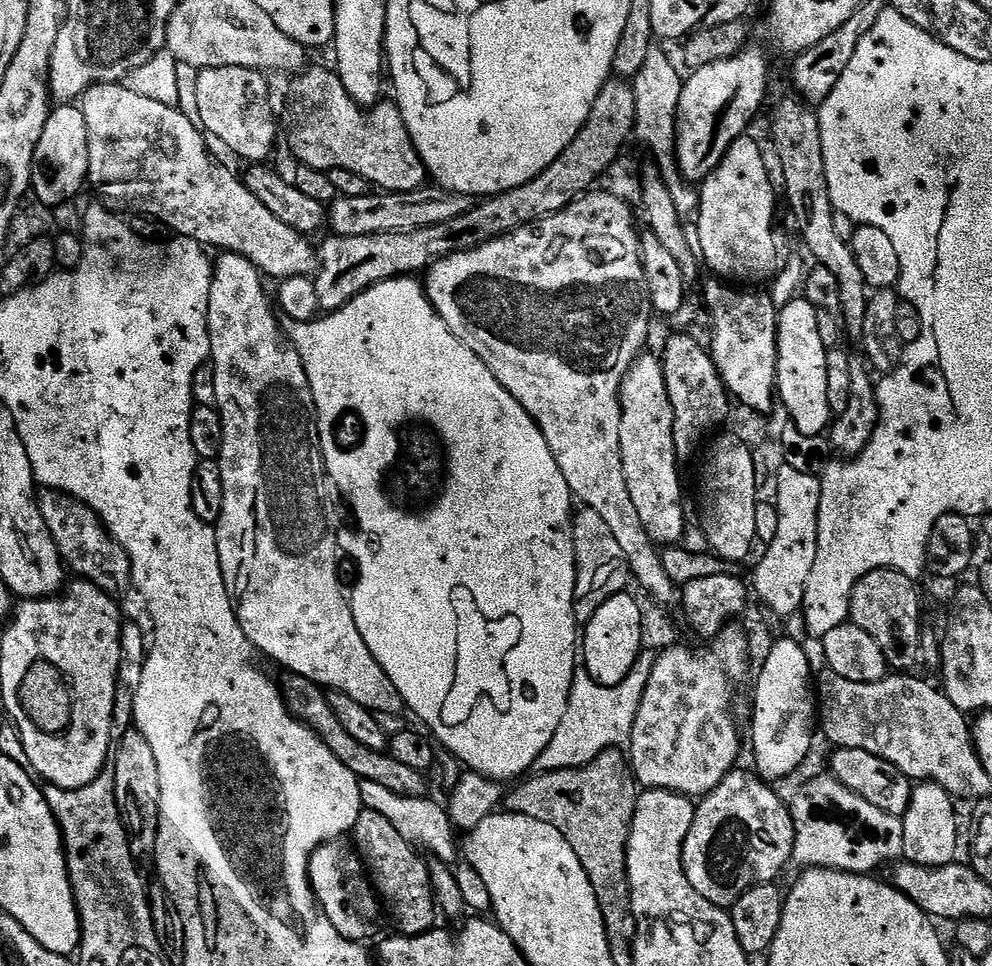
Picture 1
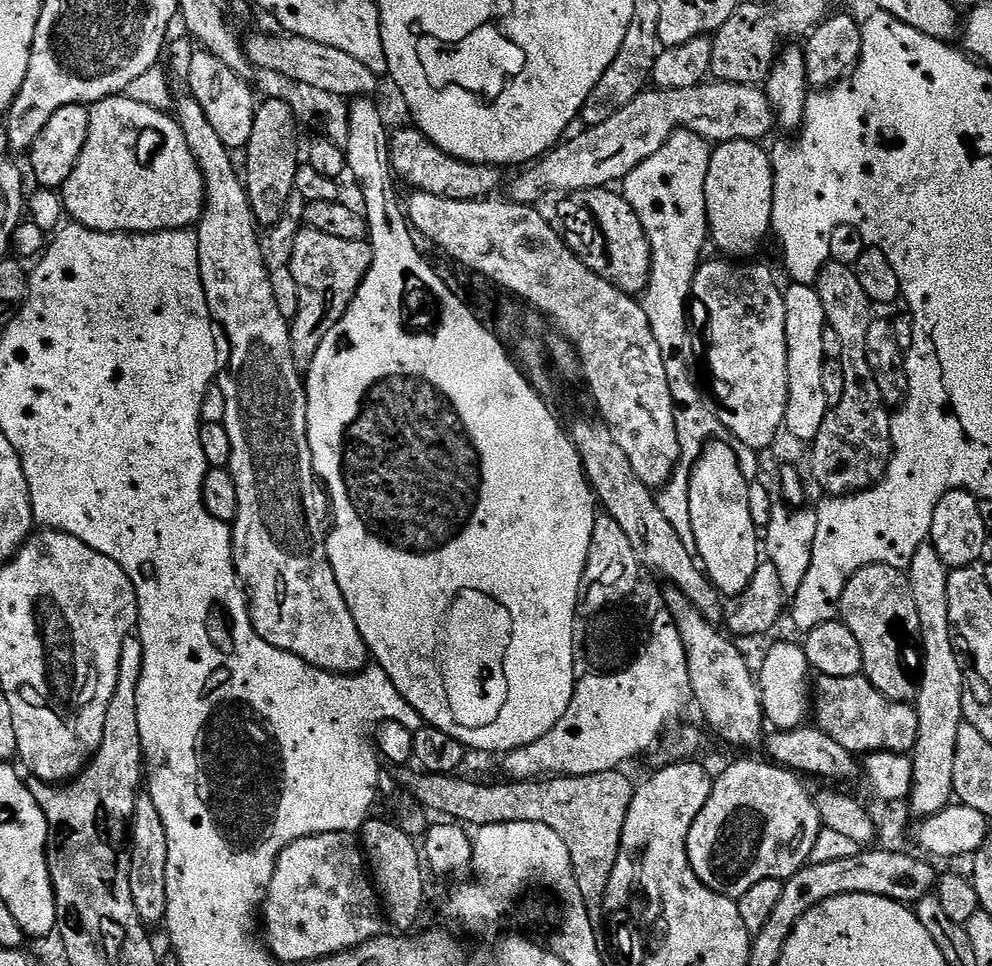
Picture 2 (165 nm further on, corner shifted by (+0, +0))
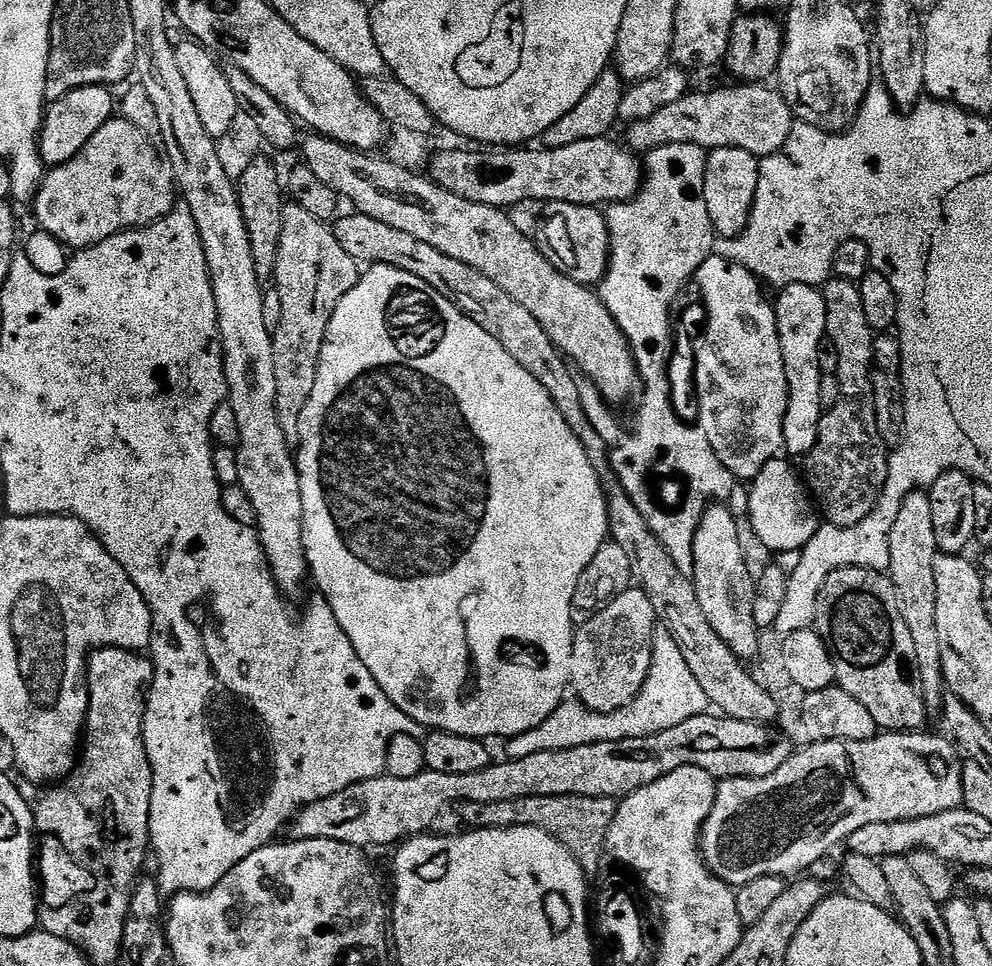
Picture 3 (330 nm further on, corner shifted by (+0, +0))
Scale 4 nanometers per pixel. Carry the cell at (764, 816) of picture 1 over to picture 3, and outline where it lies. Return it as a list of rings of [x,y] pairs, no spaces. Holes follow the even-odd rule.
[[[917,730],[914,732],[889,732],[881,731],[871,736],[868,740],[818,740],[809,743],[809,748],[793,751],[774,774],[765,776],[734,776],[724,778],[716,785],[716,801],[710,810],[710,814],[704,823],[704,830],[700,833],[700,851],[704,854],[704,863],[708,869],[720,880],[727,884],[739,886],[746,882],[754,882],[754,878],[763,876],[782,876],[785,878],[795,877],[797,874],[804,874],[811,866],[812,860],[820,860],[836,843],[847,841],[852,832],[856,832],[862,826],[874,822],[894,822],[895,820],[913,820],[930,814],[945,812],[951,808],[959,808],[964,802],[964,774],[965,769],[960,768],[961,753],[957,745],[947,735],[931,736],[928,730]]]

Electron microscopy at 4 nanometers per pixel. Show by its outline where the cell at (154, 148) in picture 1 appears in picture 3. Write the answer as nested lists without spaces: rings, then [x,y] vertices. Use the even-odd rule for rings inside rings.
[[[109,118],[100,125],[99,130],[92,135],[86,142],[86,146],[74,158],[70,158],[64,164],[55,165],[51,169],[52,172],[40,184],[40,189],[36,192],[36,220],[43,231],[49,232],[54,238],[58,238],[61,242],[72,250],[79,250],[82,248],[89,248],[91,244],[101,244],[107,236],[115,236],[116,233],[134,228],[143,228],[149,224],[154,223],[156,220],[161,220],[167,212],[172,211],[174,205],[178,200],[178,192],[174,187],[174,173],[166,163],[165,157],[156,153],[156,148],[151,144],[149,133],[143,132],[138,126],[134,126],[126,119],[123,118]]]

